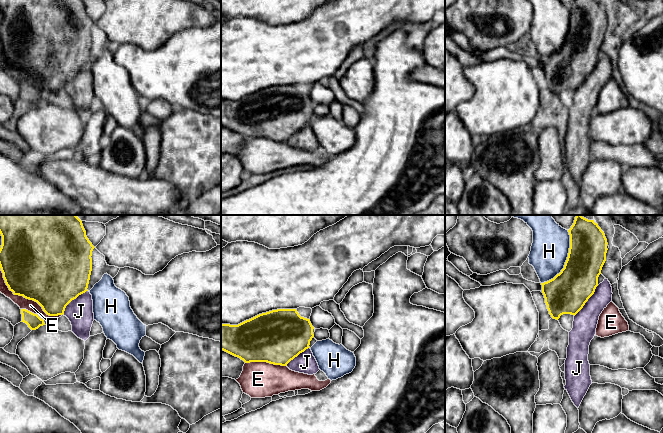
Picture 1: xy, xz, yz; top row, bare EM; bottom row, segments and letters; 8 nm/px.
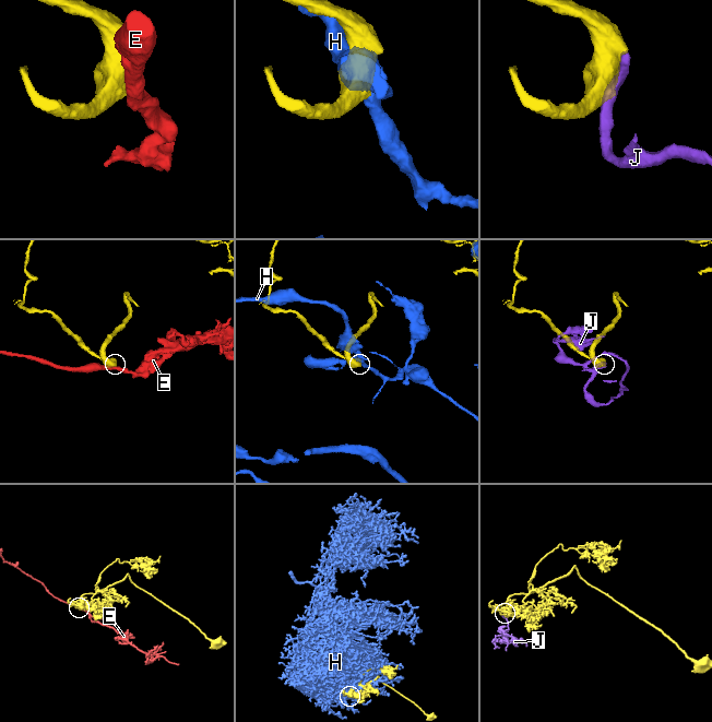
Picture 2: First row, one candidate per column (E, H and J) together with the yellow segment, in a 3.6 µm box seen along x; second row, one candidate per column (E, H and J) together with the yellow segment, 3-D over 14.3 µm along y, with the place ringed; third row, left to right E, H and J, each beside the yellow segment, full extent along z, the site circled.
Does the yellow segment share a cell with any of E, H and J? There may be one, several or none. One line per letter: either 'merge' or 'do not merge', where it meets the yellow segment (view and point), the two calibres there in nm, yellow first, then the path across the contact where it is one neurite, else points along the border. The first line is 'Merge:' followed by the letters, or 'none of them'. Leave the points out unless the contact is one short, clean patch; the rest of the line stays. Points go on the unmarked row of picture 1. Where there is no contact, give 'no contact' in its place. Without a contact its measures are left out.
Merge: J
E: do not merge; contact xy (25, 73); calibres 500 and 90 nm
H: do not merge; contact yz (566, 36); calibres 320 and 300 nm
J: merge; contact yz (587, 76); calibres 320 and 190 nm

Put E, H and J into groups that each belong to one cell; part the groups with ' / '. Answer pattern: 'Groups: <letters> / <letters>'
Groups: E / H / J

